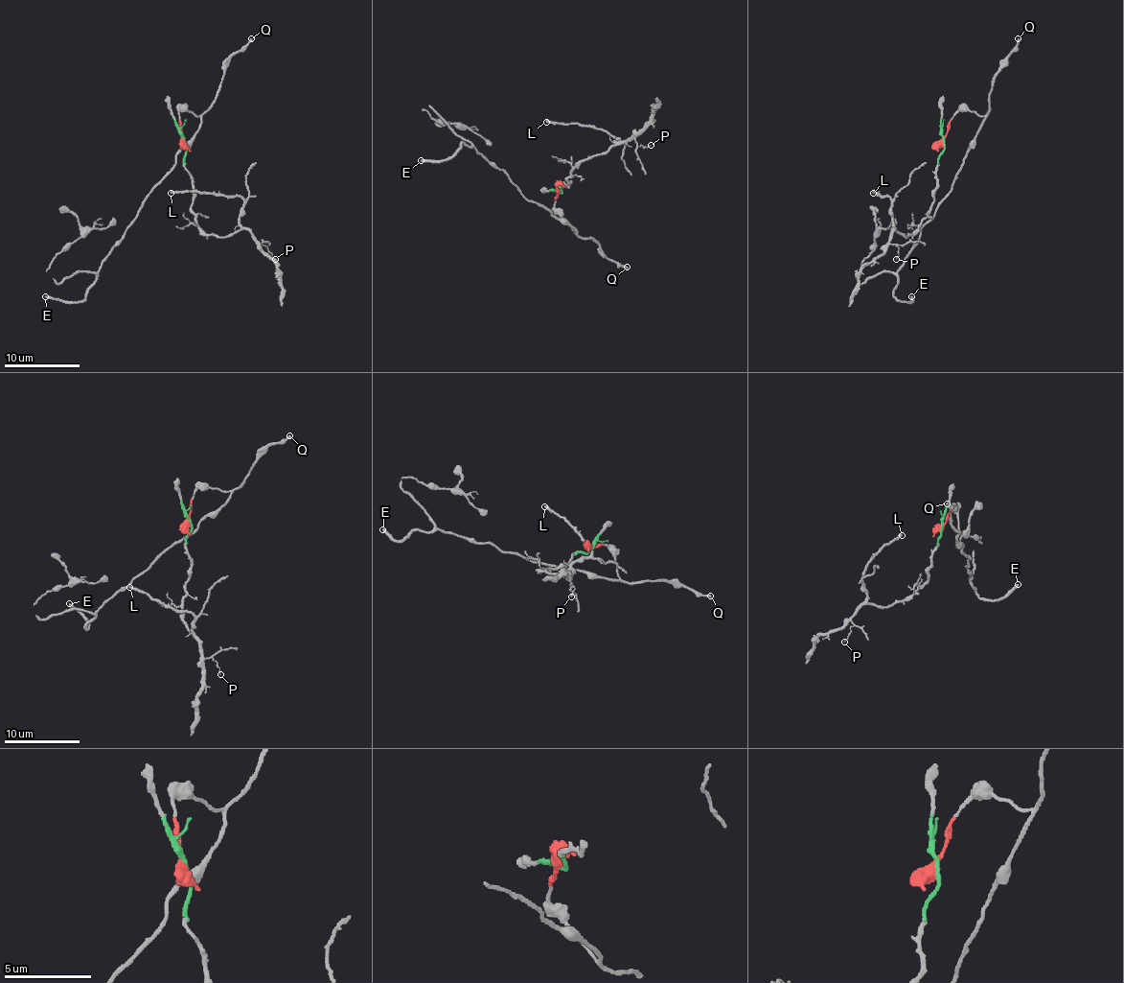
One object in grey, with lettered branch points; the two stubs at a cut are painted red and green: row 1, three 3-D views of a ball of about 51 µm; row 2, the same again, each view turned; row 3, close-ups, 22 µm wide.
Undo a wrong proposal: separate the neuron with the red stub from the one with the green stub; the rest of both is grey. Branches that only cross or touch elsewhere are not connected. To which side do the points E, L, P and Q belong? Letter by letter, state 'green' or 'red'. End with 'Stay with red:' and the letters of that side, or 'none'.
E: red
L: green
P: green
Q: red
Stay with red: E, Q

